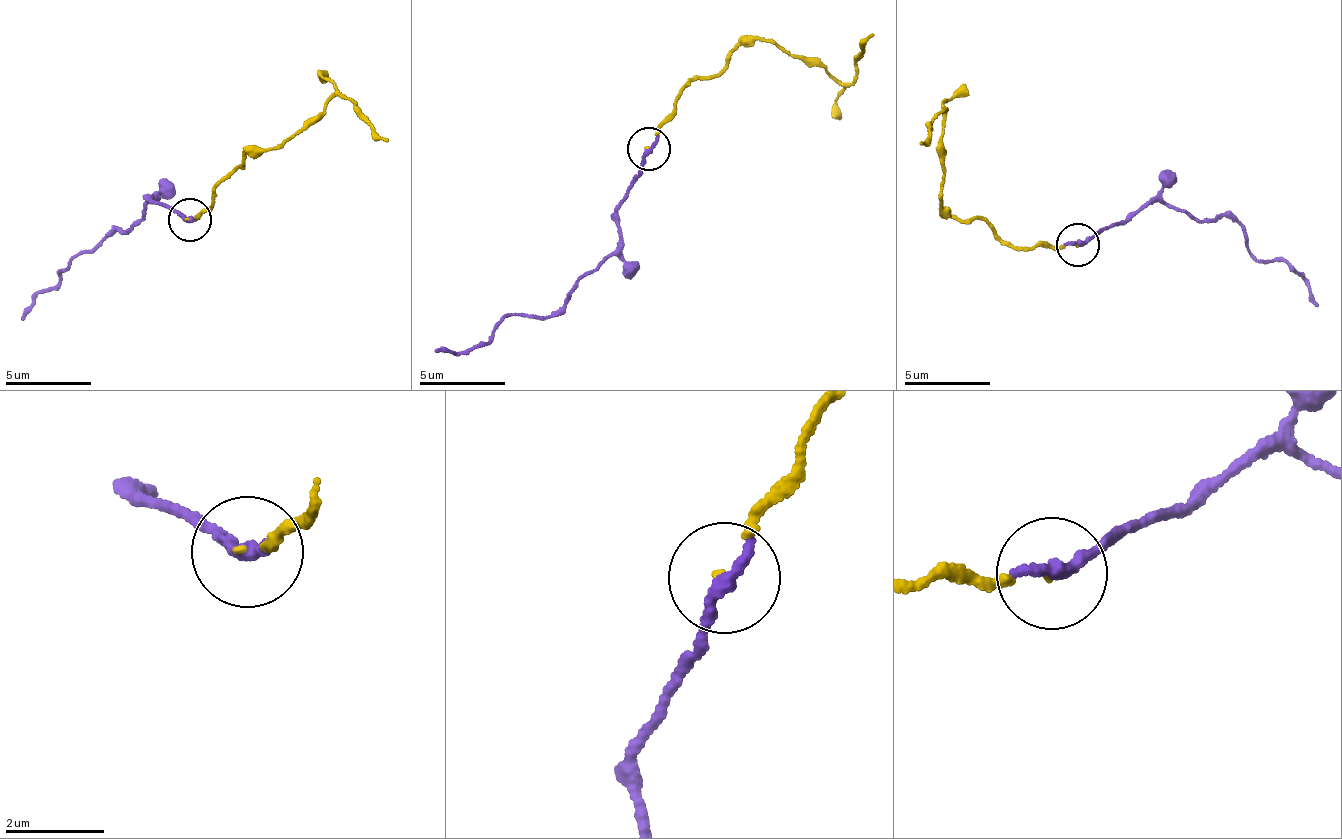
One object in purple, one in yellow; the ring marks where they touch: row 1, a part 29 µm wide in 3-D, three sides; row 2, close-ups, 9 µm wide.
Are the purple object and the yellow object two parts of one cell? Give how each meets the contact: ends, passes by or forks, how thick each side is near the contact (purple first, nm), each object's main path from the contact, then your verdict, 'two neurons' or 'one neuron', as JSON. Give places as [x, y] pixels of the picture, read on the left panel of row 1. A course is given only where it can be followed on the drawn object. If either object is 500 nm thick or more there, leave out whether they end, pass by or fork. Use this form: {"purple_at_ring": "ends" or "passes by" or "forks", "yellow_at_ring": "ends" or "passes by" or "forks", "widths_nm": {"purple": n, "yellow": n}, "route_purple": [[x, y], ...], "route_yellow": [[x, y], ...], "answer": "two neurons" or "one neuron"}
{"purple_at_ring": "ends", "yellow_at_ring": "ends", "widths_nm": {"purple": 340, "yellow": 60}, "route_purple": [[190, 221], [153, 200], [126, 230], [114, 229], [98, 246], [72, 256], [55, 286], [36, 292], [23, 318]], "route_yellow": [[189, 219], [210, 203], [231, 172], [247, 158], [278, 146], [326, 113], [335, 95], [354, 104], [387, 141]], "answer": "one neuron"}

